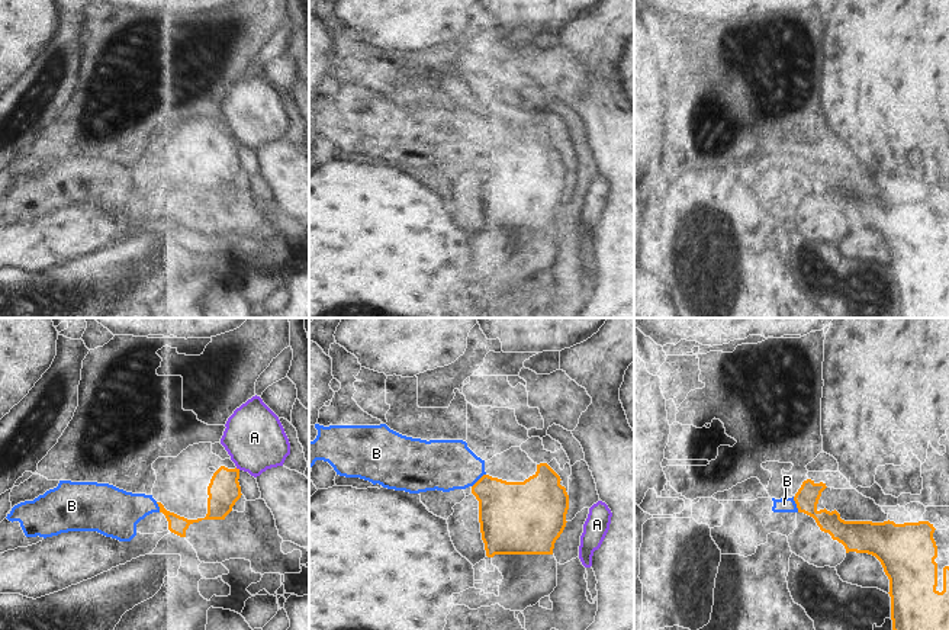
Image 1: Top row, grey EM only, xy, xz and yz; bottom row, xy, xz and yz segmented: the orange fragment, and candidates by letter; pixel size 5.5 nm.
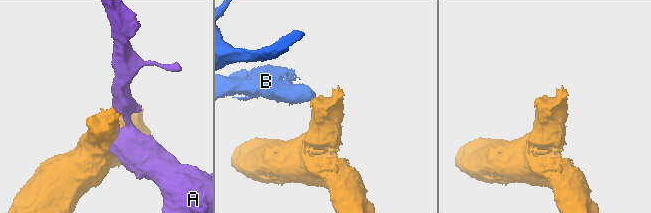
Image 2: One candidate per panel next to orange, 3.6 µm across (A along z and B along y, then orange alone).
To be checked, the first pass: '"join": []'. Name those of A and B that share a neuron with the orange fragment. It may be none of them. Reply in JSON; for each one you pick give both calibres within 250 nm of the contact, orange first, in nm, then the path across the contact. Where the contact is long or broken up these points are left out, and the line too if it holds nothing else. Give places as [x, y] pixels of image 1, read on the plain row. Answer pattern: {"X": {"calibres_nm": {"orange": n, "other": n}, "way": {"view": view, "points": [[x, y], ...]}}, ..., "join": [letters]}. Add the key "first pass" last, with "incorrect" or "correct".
{"join": [], "first pass": "correct"}

